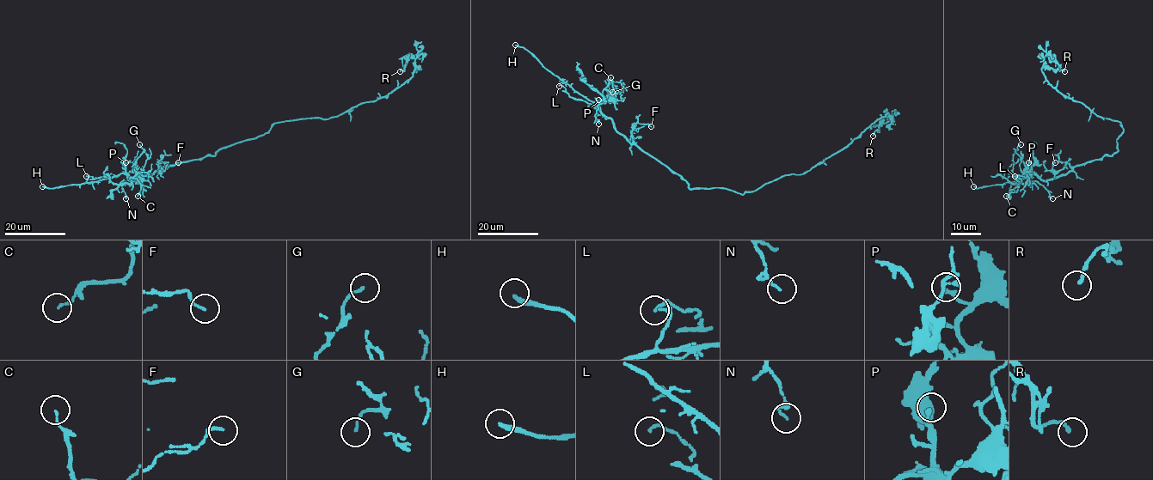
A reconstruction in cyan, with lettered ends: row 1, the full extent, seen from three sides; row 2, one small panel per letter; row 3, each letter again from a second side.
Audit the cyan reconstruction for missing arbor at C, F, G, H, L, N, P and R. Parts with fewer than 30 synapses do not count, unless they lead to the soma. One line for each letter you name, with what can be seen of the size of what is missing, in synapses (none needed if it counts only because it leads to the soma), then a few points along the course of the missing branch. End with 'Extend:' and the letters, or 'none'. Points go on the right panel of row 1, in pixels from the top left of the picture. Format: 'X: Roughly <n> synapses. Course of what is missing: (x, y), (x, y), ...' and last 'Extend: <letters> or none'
H: Course of what is missing: (973, 186), (972, 190), (985, 209), (996, 207), (1015, 220), (1027, 217)
Extend: H

